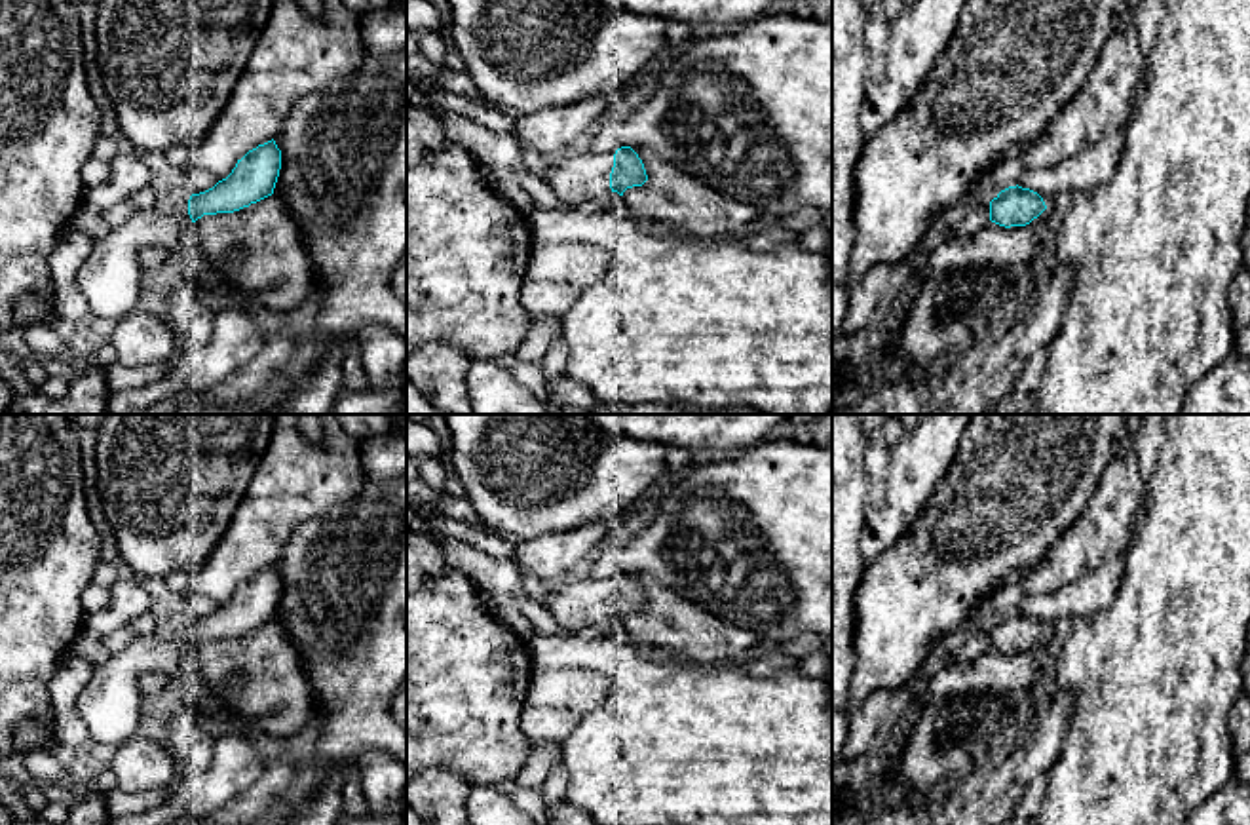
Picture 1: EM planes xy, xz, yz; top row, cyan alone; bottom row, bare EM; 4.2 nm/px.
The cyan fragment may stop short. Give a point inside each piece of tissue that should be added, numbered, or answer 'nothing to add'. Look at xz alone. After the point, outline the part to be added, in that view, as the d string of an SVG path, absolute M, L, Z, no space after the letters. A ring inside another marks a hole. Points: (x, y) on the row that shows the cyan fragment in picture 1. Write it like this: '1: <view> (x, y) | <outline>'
1: xz (576, 179) | M600 154L559 156L549 160L543 181L557 200L570 207L578 207L612 192L610 173L610 162Z

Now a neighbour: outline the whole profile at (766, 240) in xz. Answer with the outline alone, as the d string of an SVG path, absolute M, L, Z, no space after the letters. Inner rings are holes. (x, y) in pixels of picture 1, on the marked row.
M779 224L771 230L747 236L741 243L750 251L769 251L777 245L798 245L798 232Z

